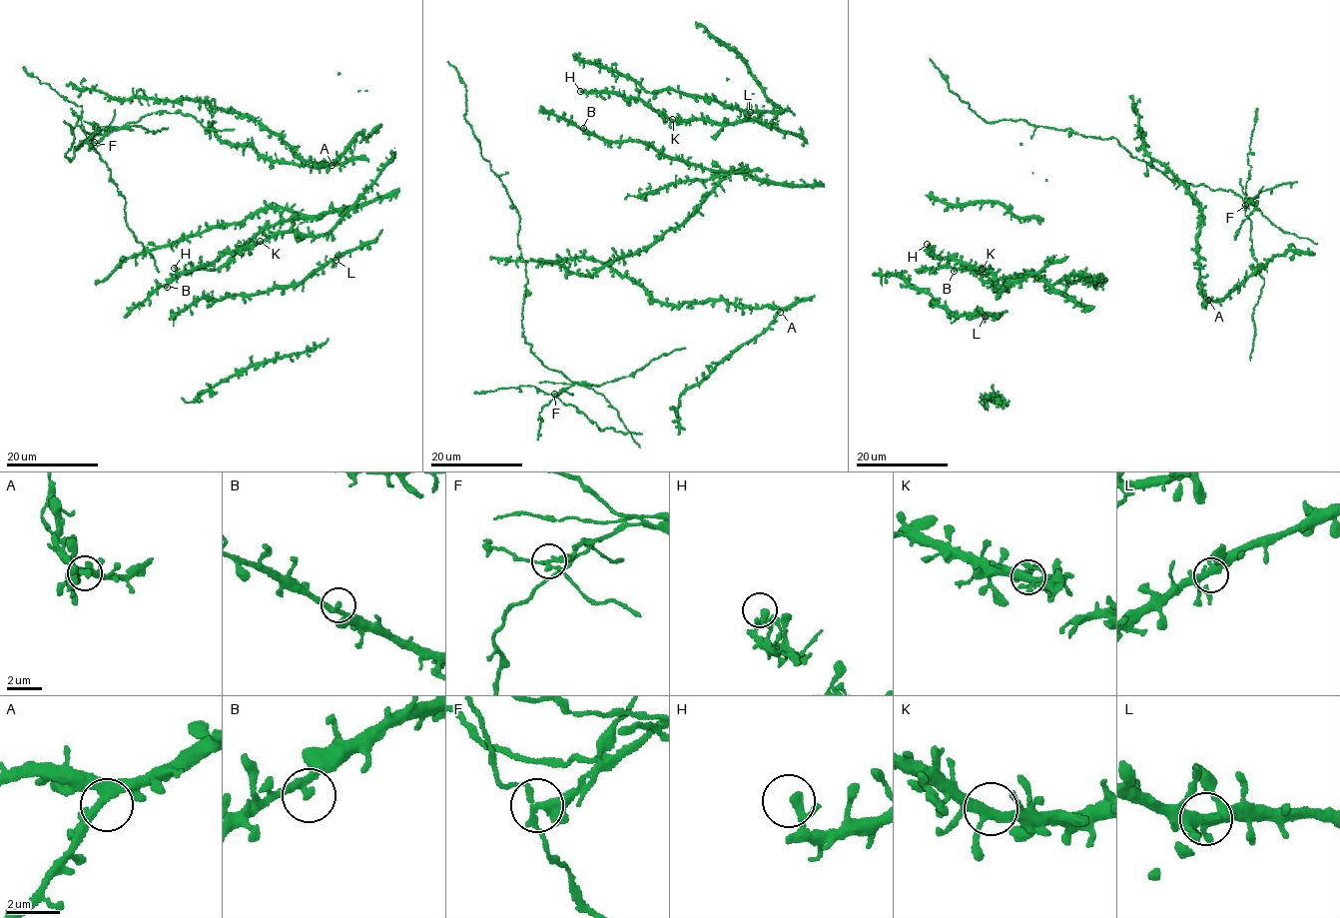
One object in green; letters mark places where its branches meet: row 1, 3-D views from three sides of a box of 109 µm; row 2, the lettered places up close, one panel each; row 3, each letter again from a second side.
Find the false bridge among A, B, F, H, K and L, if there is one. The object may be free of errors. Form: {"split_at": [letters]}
{"split_at": ["F"]}

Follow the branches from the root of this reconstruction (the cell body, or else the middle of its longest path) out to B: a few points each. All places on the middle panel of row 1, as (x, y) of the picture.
B: (678, 227), (692, 216), (726, 174), (668, 159), (641, 143), (603, 141), (583, 128)

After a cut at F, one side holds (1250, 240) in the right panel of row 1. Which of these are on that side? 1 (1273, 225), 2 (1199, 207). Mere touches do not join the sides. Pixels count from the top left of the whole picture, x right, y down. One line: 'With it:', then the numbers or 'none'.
With it: 2

